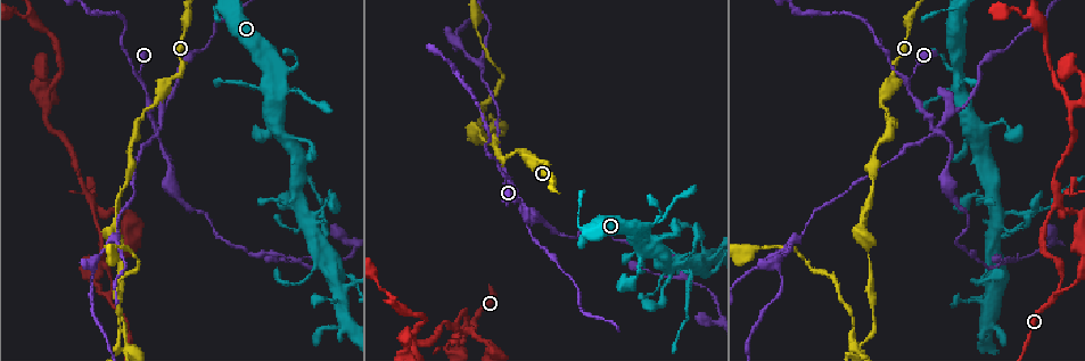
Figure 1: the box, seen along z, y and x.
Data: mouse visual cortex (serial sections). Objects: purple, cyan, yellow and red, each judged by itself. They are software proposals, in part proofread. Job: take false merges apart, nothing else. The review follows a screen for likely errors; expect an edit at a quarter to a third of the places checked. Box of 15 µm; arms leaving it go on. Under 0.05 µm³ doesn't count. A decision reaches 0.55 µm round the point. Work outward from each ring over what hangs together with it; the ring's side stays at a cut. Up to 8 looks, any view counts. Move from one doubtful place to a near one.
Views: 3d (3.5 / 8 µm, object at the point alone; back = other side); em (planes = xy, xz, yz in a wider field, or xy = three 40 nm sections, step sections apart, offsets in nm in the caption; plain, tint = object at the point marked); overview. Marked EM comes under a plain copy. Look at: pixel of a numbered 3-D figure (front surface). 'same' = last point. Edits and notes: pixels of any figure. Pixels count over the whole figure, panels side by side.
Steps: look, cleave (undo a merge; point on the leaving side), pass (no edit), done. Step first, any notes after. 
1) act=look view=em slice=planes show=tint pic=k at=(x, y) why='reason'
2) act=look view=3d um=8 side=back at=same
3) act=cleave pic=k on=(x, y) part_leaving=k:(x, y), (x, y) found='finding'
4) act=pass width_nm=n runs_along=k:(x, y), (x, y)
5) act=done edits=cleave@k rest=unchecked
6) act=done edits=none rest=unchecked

act=look view=3d um=3.5 pic=1 at=(1054, 298) why='three arms meet'

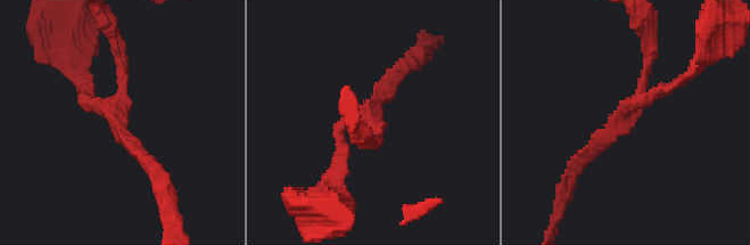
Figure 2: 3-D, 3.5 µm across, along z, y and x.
act=look view=em slice=xy step=3 show=tint pic=2 at=(119, 111) arms=3 arm_widths_nm=150,200,200 why='need the tissue'

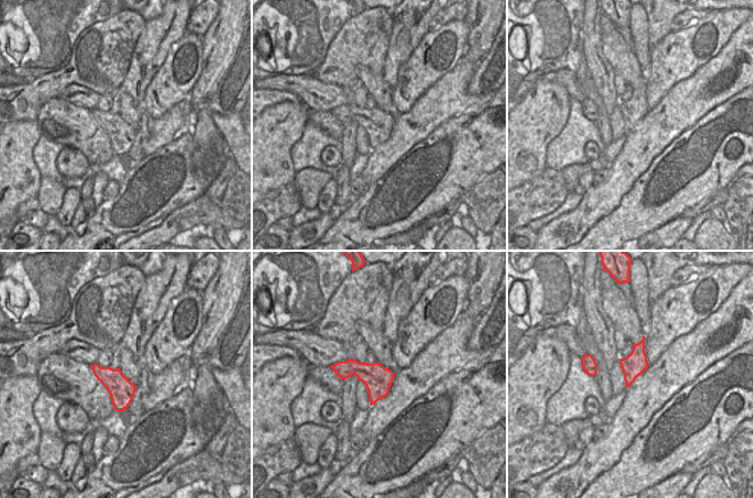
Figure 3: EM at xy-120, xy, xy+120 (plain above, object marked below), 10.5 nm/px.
act=pass runs_along=2:(580, 162), (636, 103), (650, 47) found='one cell here'

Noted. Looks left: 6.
act=look view=3d um=3.5 pic=1 at=(93, 204) why='branch point'

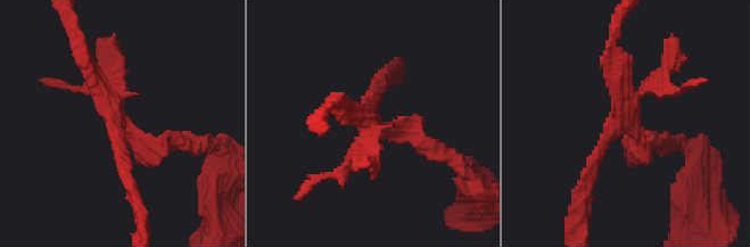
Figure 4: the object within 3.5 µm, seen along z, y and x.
act=look view=em slice=xy step=5 show=tint pic=4 at=(623, 116)

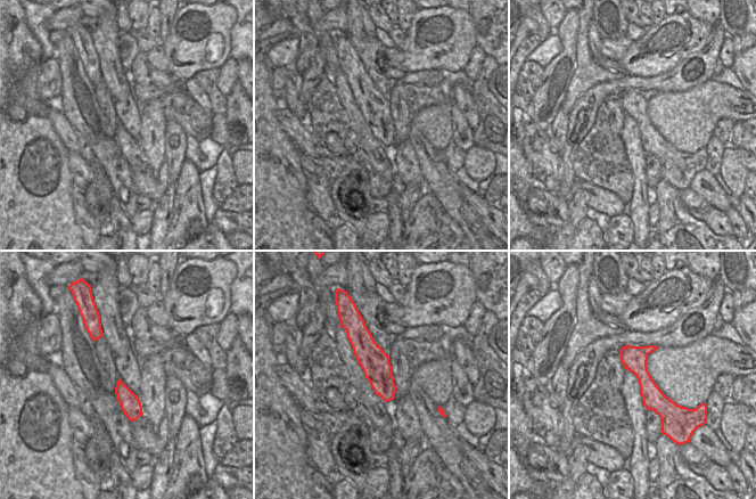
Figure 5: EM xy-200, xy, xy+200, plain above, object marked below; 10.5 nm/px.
act=cleave pic=4 on=(349, 167) part_leaving=4:(362, 134), (365, 161), (352, 166) found='a second cell is stuck on'

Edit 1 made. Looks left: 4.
act=look view=3d um=3.5 pic=1 at=(139, 79) why='sharp bend'

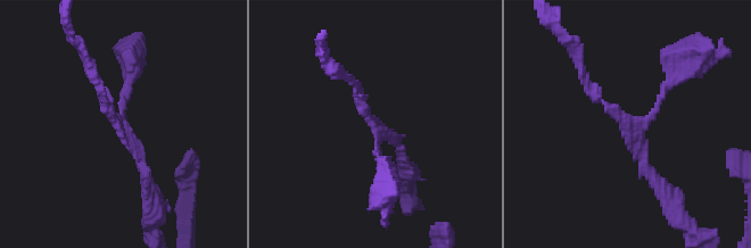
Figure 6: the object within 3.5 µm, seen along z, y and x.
act=look view=em slice=xy step=3 show=tint pic=6 at=(124, 127)

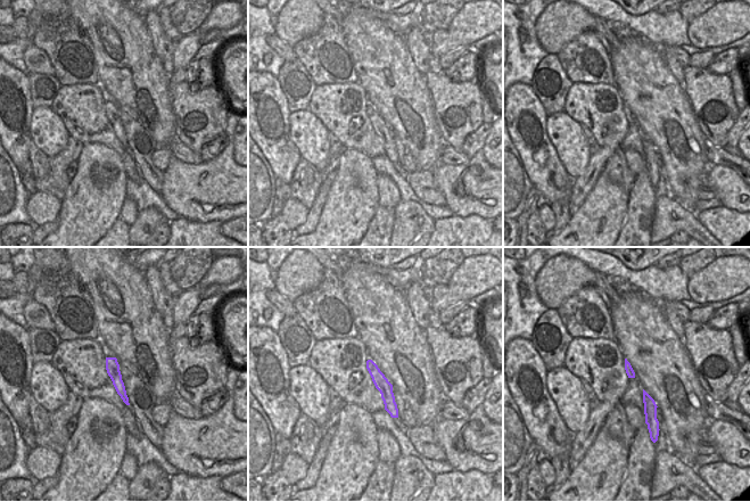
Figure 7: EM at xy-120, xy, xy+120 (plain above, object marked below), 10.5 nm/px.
act=pass arms=3 runs_along=6:(684, 62), (641, 132), (643, 163), (661, 188) found='one cell here'

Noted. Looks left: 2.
act=done edits=cleave@4 rest=unchecked

